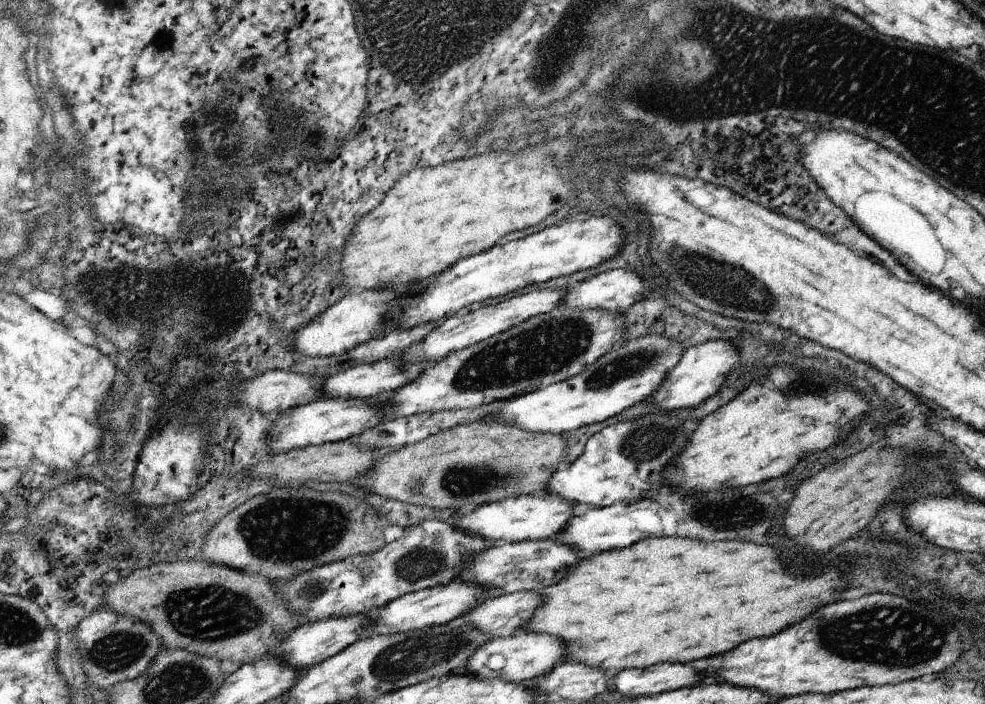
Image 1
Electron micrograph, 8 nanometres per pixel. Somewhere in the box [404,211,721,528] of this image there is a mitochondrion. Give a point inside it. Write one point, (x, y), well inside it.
(538, 352)

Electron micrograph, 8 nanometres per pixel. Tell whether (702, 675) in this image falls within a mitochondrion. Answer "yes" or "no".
no

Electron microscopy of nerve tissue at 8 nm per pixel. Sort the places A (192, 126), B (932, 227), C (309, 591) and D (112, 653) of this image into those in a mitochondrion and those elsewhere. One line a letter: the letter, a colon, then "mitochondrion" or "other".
A: other
B: other
C: mitochondrion
D: mitochondrion

